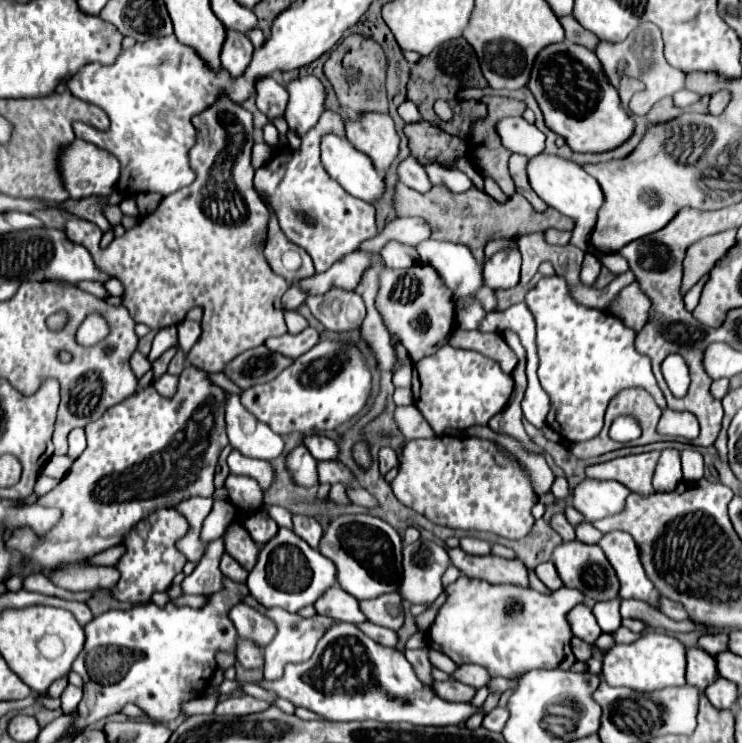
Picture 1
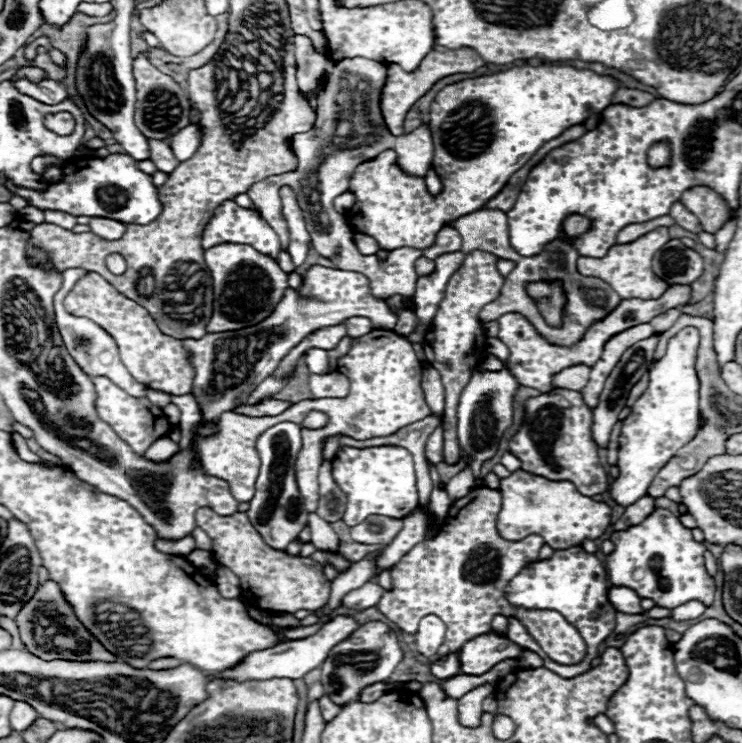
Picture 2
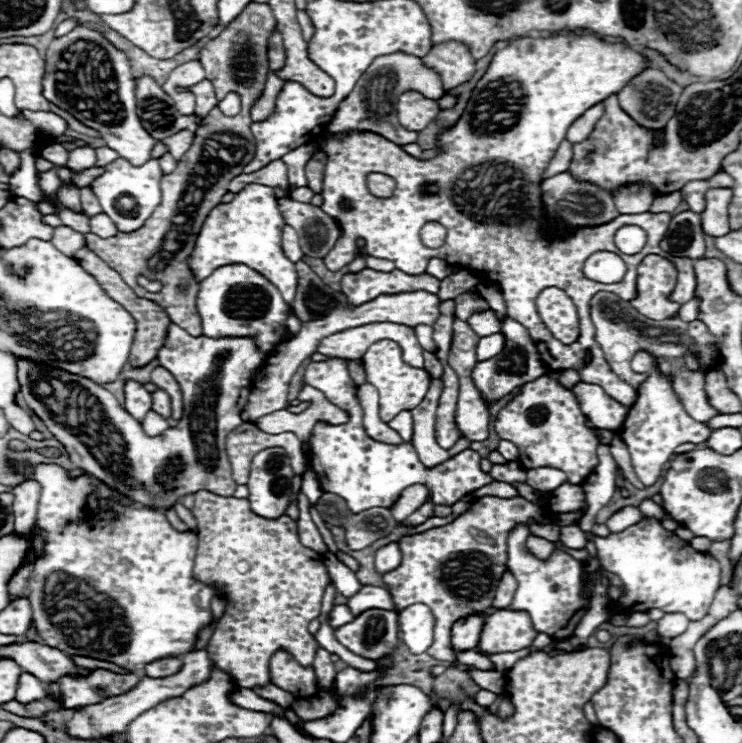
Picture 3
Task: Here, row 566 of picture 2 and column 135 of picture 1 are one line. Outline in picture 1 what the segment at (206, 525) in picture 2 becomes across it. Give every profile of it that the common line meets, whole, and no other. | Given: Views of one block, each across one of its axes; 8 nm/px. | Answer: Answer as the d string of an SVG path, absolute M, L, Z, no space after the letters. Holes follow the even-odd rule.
M218 98L210 110L194 116L192 124L198 130L198 140L190 150L190 166L196 170L196 180L190 186L166 196L156 212L142 216L138 226L126 230L120 238L114 238L104 250L98 246L102 230L88 220L70 220L70 224L66 224L66 236L90 252L100 272L122 282L122 306L136 322L160 330L182 322L190 308L204 308L202 336L192 346L188 362L204 372L222 372L224 364L234 356L264 344L270 336L286 334L280 298L290 284L274 274L264 260L264 238L268 232L270 212L252 184L252 114L228 98Z

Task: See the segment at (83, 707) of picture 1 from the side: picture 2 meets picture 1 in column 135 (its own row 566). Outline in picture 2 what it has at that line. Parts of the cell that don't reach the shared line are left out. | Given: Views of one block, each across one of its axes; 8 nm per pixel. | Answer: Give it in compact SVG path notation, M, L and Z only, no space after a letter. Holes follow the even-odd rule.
M656 508L644 522L610 536L614 552L606 556L606 572L614 586L626 586L640 598L652 598L656 606L676 608L690 600L702 600L706 606L714 600L714 580L706 574L706 546L696 542L690 528L680 524L680 518L670 510Z

